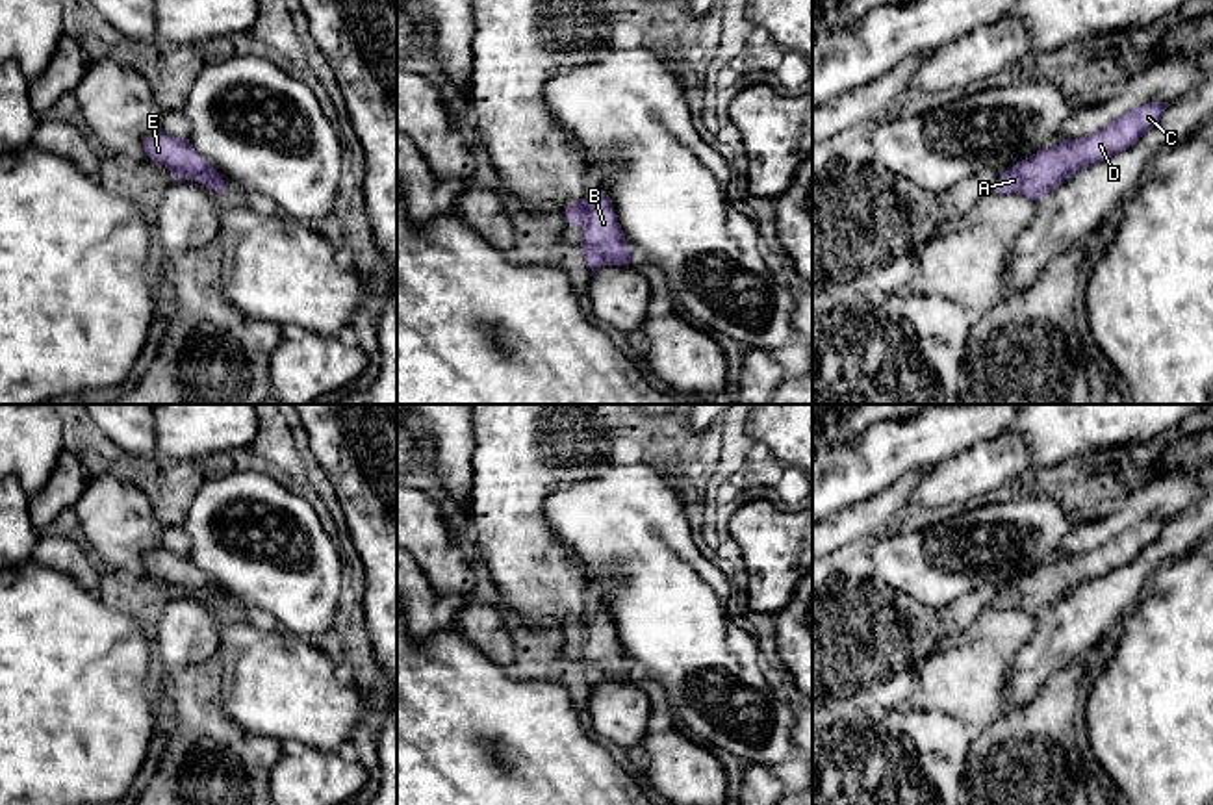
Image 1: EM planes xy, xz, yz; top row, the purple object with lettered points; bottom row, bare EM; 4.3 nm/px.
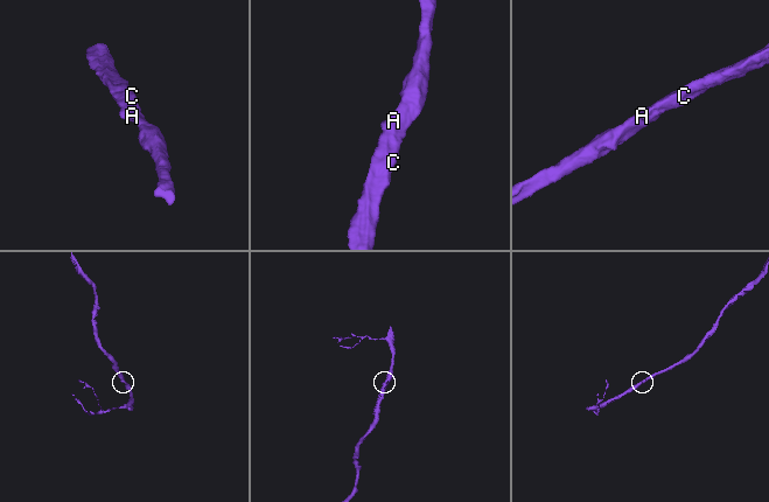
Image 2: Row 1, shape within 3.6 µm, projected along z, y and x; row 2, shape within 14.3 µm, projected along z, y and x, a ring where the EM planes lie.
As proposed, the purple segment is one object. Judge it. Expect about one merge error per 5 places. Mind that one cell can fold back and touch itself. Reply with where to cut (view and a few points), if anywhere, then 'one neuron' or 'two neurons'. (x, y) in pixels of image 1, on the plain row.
no cut; one neuron

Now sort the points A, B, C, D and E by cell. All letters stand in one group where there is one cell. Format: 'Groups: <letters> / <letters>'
Groups: A B C D E

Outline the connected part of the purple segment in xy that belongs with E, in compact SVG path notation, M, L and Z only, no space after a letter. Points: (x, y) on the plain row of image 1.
M160 547L147 553L143 560L147 571L165 581L172 594L193 595L219 608L228 605L223 592L193 564L189 555L176 555Z

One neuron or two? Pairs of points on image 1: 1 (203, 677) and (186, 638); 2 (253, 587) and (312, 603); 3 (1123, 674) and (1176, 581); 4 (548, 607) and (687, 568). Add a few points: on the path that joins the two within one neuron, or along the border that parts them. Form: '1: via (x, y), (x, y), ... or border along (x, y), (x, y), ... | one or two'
1: via (193, 668), (188, 648) | one
2: via (268, 587), (297, 588) | one
3: via (1145, 651), (1176, 620), (1176, 603) | one
4: border along (562, 546), (574, 559), (585, 583) | two

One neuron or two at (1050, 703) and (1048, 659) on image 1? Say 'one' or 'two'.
one

